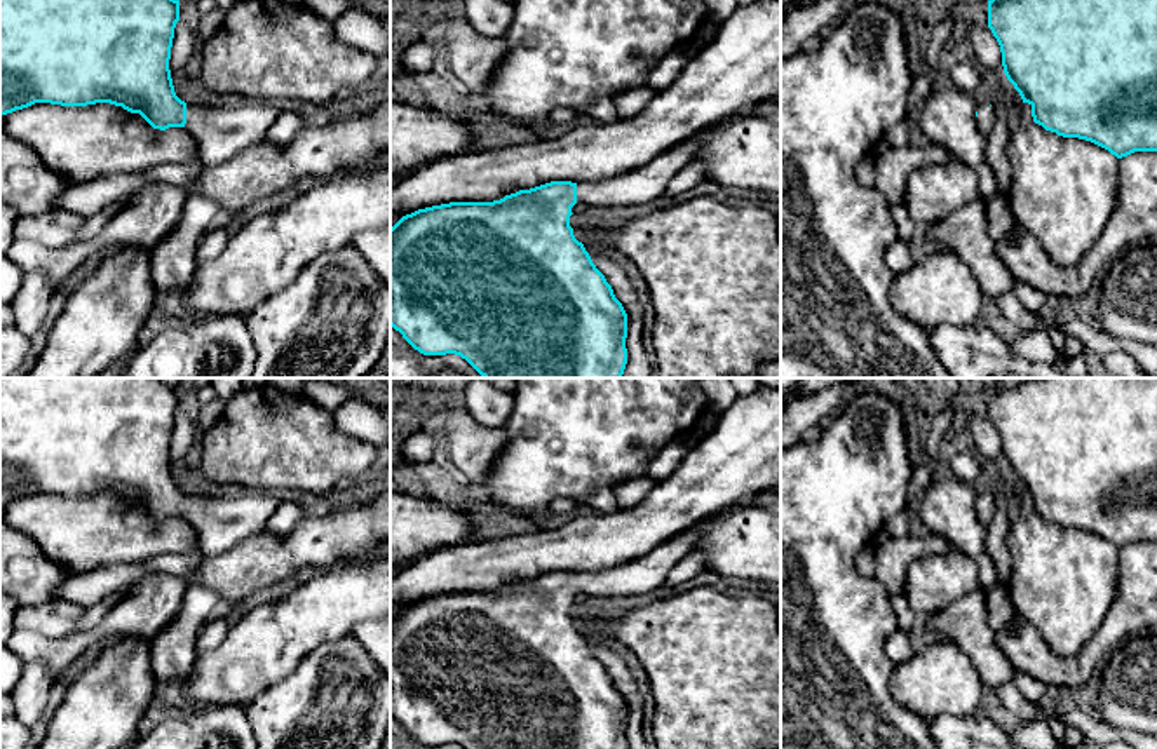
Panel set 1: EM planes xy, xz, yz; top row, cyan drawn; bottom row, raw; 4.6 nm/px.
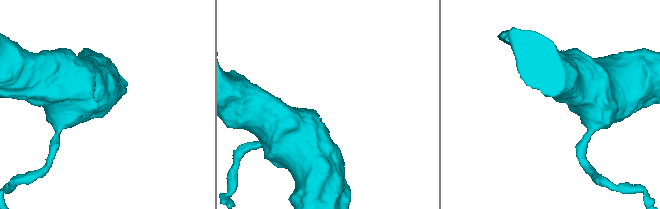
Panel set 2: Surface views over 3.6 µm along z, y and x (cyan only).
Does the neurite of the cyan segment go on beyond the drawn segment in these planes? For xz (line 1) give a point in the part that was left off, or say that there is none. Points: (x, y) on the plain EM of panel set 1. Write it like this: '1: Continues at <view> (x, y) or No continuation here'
1: Continues at xz (645, 573)

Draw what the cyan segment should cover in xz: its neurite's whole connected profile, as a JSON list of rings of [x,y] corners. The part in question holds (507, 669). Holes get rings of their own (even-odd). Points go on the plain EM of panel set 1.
[[[711,517],[692,524],[688,530],[660,543],[643,557],[638,557],[627,564],[612,566],[603,571],[551,571],[530,580],[519,580],[493,592],[450,592],[418,599],[403,606],[390,618],[390,716],[423,746],[455,744],[462,749],[627,749],[627,704],[622,693],[615,688],[613,679],[606,672],[605,665],[592,653],[584,634],[575,629],[573,618],[570,617],[570,606],[573,604],[572,597],[577,592],[587,596],[627,597],[645,594],[664,585],[671,568],[697,549],[697,540],[709,519]]]

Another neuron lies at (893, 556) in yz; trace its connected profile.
[[[937,535],[887,538],[875,545],[873,578],[885,585],[887,592],[901,594],[904,590],[906,568],[932,554],[950,554],[955,547]]]

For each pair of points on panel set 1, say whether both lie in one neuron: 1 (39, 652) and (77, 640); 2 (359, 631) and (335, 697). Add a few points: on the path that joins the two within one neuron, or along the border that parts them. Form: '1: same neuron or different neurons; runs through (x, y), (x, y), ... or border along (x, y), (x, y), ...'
1: same neuron; runs through (47, 650), (68, 648)
2: different neurons; border along (351, 634), (372, 659)

